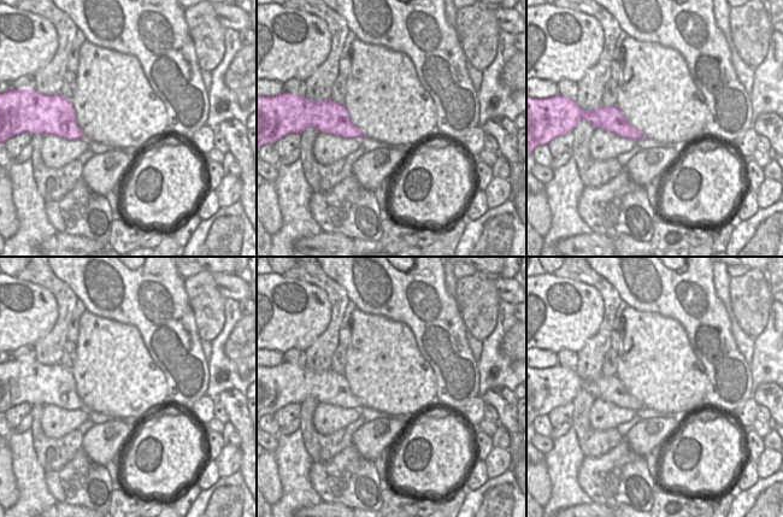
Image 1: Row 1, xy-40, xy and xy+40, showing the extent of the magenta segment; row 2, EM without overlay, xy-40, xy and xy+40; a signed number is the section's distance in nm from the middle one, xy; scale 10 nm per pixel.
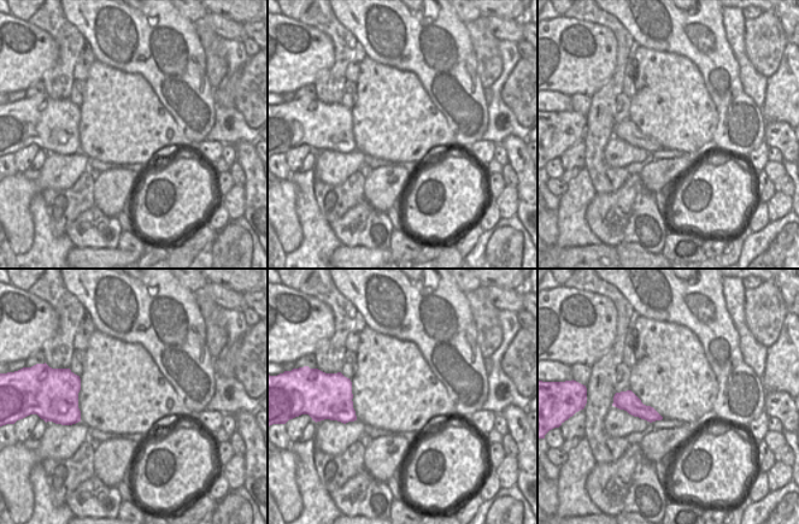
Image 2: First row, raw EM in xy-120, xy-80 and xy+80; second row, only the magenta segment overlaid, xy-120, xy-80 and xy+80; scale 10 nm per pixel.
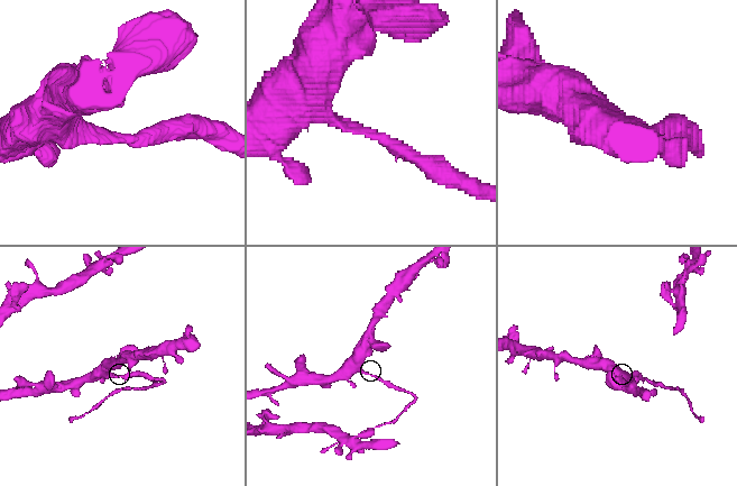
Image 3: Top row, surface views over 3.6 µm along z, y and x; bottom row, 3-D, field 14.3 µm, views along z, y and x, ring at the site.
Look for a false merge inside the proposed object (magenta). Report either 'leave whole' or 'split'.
split

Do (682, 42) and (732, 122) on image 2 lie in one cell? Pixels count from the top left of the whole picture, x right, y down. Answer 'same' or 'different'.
same

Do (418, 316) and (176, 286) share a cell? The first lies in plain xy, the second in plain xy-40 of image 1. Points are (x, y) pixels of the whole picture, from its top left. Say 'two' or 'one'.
one

